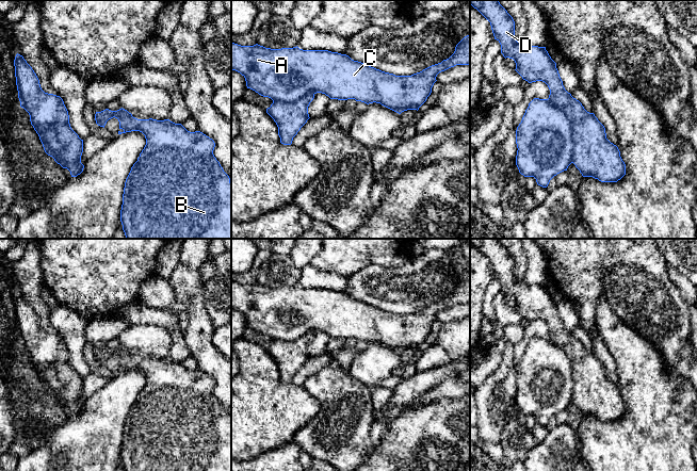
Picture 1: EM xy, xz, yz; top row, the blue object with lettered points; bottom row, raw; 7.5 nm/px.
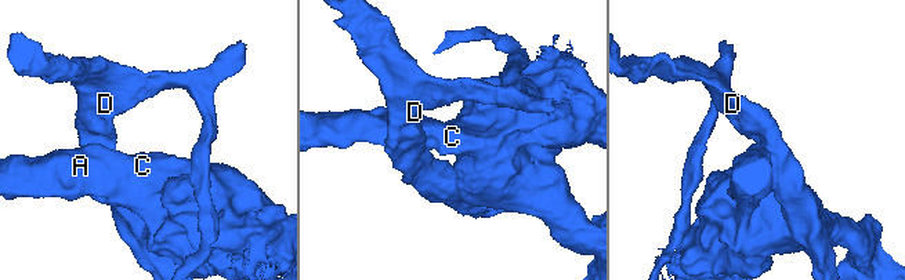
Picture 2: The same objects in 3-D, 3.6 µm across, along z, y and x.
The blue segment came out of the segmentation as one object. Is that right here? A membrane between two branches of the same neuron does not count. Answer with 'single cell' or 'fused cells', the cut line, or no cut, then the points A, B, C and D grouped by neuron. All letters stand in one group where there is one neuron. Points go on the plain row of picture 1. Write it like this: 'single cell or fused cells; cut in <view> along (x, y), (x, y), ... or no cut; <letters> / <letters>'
fused cells; cut in yz along (548, 337), (565, 353), (569, 360), (572, 401); A B C / D

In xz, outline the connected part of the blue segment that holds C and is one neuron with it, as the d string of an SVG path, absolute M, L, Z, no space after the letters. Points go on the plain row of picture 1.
M469 274L456 283L454 292L449 297L411 314L385 311L354 299L346 293L328 289L303 289L297 285L271 288L258 282L241 285L231 281L231 308L245 316L247 327L273 340L288 342L293 342L308 332L322 331L330 338L355 338L367 343L380 342L399 353L407 348L418 350L431 334L437 313L456 304L470 304Z

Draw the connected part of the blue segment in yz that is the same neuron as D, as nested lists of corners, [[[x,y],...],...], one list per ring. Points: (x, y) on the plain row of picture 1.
[[[470,239],[470,243],[476,247],[489,261],[495,275],[501,283],[503,295],[513,297],[516,302],[516,310],[529,322],[542,320],[549,328],[549,339],[563,350],[571,363],[571,377],[573,380],[572,402],[583,416],[593,416],[601,421],[617,421],[626,413],[626,403],[620,395],[616,384],[606,377],[605,367],[594,352],[587,351],[582,342],[568,331],[560,315],[556,302],[551,297],[546,286],[528,285],[524,279],[515,277],[515,260],[499,239]]]

